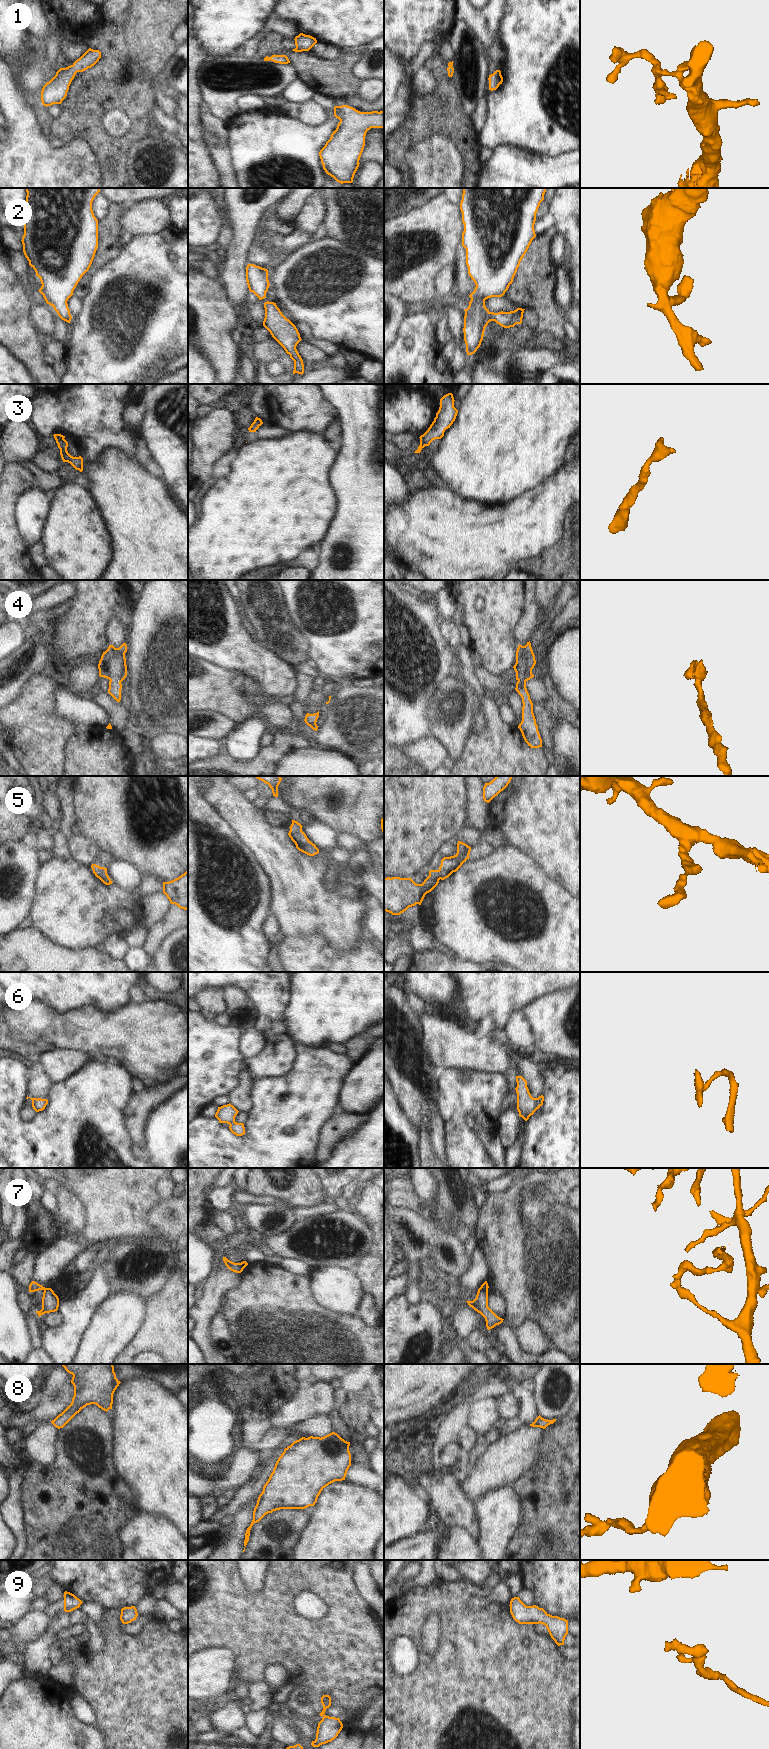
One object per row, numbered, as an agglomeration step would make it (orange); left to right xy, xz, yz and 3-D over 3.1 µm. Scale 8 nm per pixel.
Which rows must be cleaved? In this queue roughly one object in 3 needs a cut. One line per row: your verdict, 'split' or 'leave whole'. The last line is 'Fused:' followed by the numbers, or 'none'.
1: leave whole
2: leave whole
3: leave whole
4: leave whole
5: leave whole
6: leave whole
7: split
8: leave whole
9: leave whole
Fused: 7

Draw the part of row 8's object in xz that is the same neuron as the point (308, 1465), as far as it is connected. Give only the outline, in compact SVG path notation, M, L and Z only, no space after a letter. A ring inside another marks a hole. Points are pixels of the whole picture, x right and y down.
M332 1432L324 1437L302 1437L284 1449L278 1458L273 1472L259 1495L253 1511L253 1520L245 1533L246 1547L250 1530L266 1514L280 1509L305 1509L314 1506L321 1491L335 1481L345 1480L351 1466L350 1442Z

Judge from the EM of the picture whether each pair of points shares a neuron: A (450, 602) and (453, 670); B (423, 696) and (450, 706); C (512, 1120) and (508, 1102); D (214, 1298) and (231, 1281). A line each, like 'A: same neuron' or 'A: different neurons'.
A: different neurons
B: different neurons
C: different neurons
D: same neuron

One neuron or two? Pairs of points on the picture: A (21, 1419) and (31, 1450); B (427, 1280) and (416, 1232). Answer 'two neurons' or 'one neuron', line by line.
A: two neurons
B: two neurons

